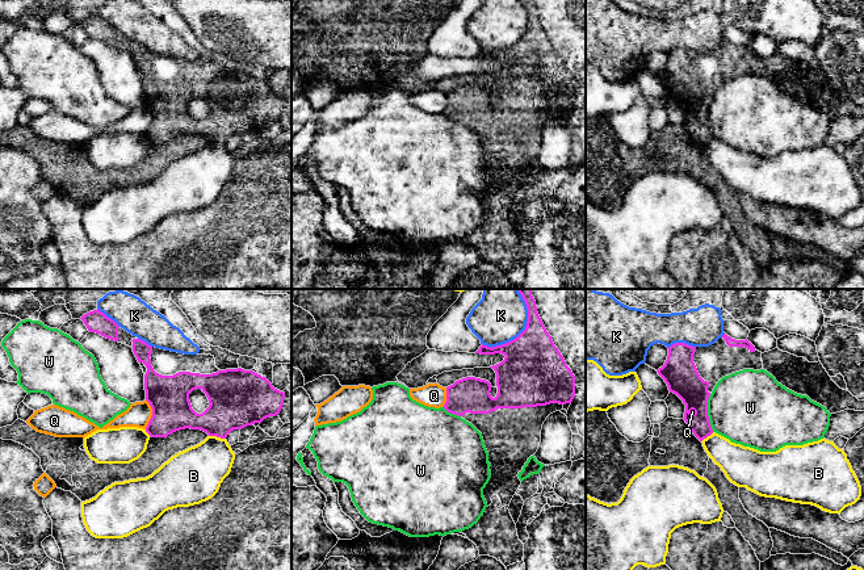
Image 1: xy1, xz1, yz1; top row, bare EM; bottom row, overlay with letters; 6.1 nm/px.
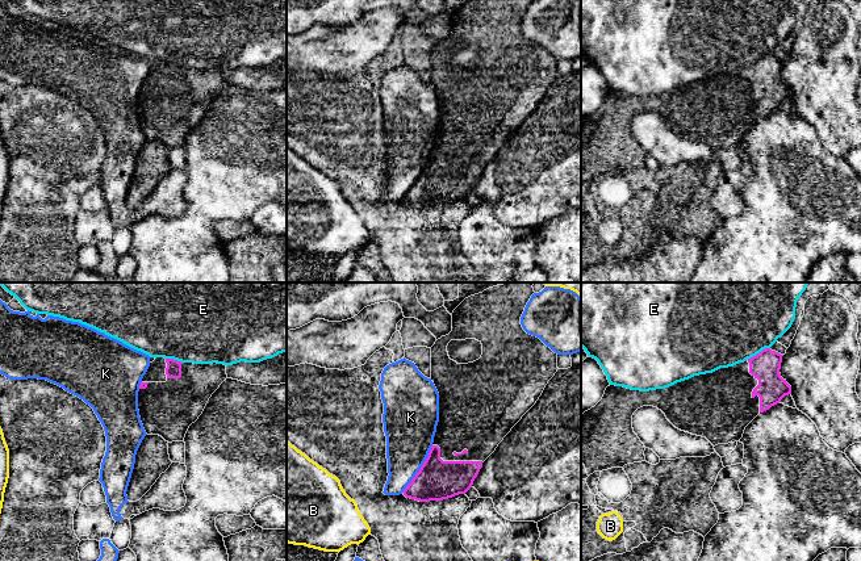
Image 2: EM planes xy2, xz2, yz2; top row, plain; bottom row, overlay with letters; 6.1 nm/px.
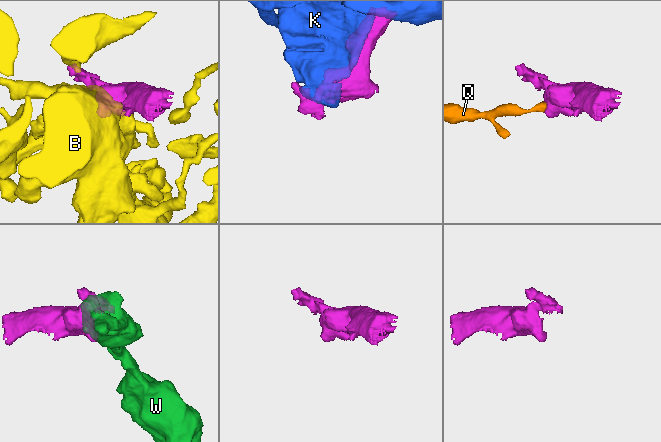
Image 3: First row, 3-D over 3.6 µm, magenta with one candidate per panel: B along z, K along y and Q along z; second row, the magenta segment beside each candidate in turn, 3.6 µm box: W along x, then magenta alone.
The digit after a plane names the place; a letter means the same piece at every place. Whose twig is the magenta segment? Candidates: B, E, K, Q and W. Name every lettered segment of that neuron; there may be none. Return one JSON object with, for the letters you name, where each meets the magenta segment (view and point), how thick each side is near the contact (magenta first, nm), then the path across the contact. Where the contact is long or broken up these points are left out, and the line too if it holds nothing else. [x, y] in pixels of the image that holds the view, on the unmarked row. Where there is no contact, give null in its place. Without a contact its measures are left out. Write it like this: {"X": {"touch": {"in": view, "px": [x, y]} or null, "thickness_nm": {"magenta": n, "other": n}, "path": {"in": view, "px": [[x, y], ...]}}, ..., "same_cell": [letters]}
{"same_cell": []}

